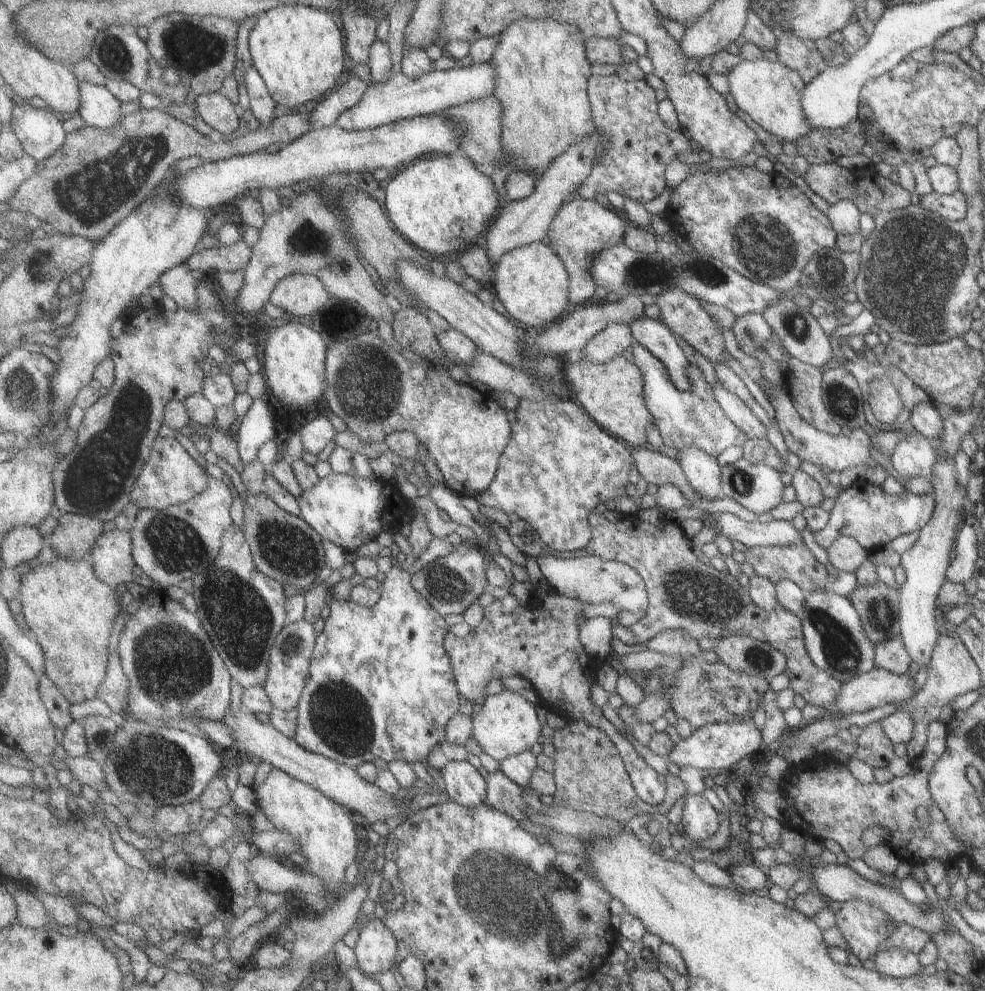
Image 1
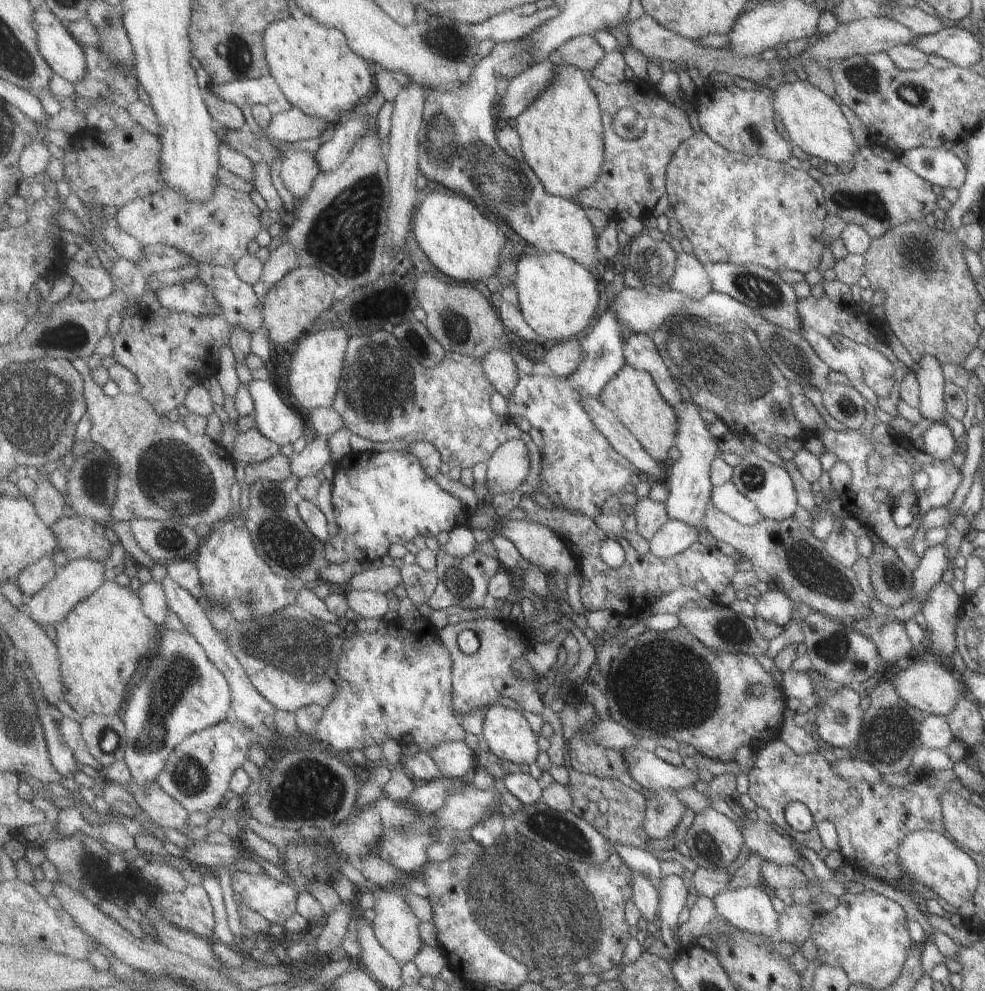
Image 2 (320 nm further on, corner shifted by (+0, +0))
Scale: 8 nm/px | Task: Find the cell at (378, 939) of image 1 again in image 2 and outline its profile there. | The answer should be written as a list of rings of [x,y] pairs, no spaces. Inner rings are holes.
[[[373,887],[372,890],[376,898],[376,905],[374,906],[376,916],[372,926],[378,941],[402,965],[413,961],[417,954],[420,953],[419,950],[424,948],[421,934],[419,934],[421,920],[415,916],[415,912],[409,906],[405,894],[394,893],[391,889],[381,887]]]

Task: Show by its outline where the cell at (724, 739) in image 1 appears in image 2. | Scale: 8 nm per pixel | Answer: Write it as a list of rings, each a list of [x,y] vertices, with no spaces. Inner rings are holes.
[[[641,747],[625,749],[624,759],[631,776],[645,789],[656,792],[664,789],[680,790],[690,788],[698,780],[698,770],[689,770],[684,765],[675,766],[659,758],[655,751]]]

